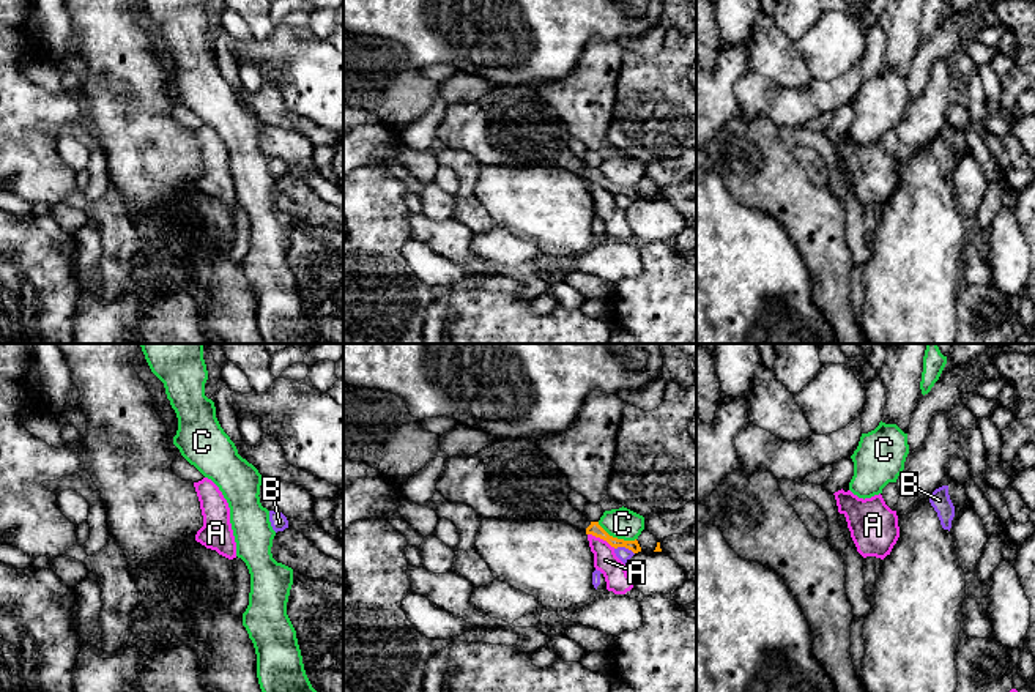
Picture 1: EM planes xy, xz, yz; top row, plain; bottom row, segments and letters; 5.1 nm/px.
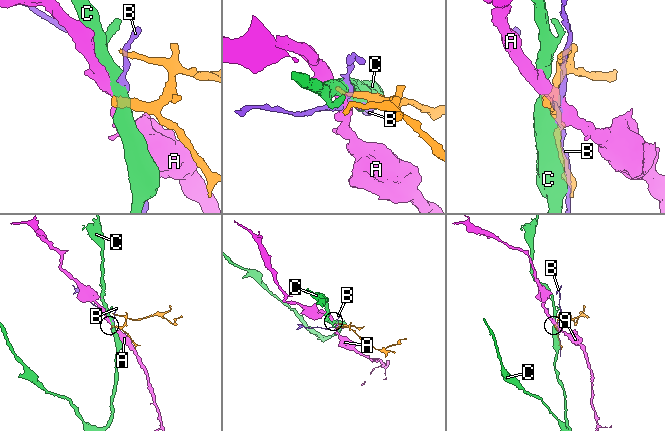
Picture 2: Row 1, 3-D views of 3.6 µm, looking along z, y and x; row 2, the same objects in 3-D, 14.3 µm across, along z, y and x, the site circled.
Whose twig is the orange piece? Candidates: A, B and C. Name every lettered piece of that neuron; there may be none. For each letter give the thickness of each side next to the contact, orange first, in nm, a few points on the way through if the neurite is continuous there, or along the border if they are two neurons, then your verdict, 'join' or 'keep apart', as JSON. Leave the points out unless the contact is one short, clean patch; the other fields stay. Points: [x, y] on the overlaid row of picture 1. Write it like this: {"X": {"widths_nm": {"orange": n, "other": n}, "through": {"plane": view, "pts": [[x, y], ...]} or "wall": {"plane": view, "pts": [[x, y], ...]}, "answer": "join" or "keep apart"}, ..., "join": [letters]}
{"A": {"widths_nm": {"orange": 70, "other": 120}, "wall": {"plane": "xz", "pts": [[588, 533], [605, 539], [615, 547]]}, "answer": "keep apart"}, "B": {"widths_nm": {"orange": 70, "other": 70}, "wall": {"plane": "xz", "pts": [[615, 547], [627, 547], [634, 554]]}, "answer": "keep apart"}, "C": {"widths_nm": {"orange": 70, "other": 160}, "wall": {"plane": "xz", "pts": [[597, 522], [613, 536], [635, 539]]}, "answer": "keep apart"}, "join": []}

